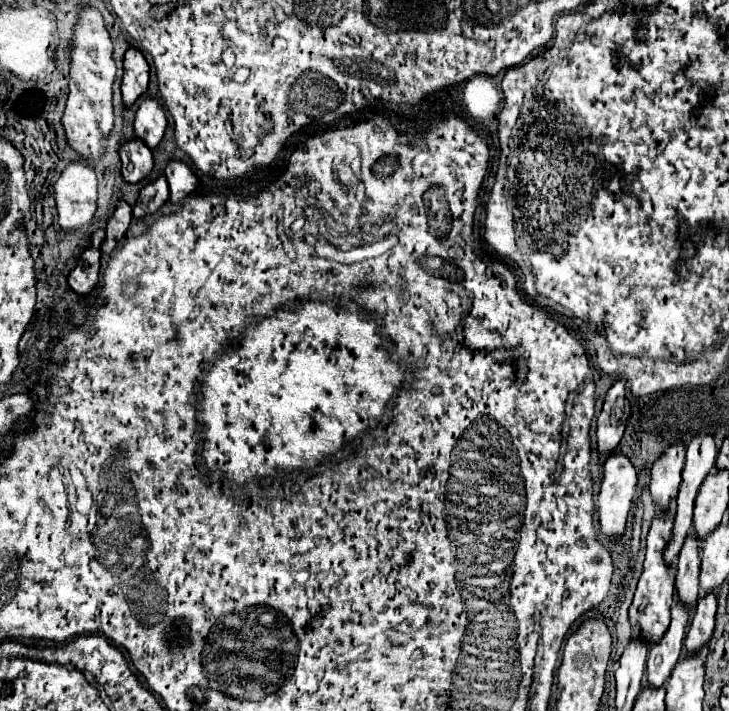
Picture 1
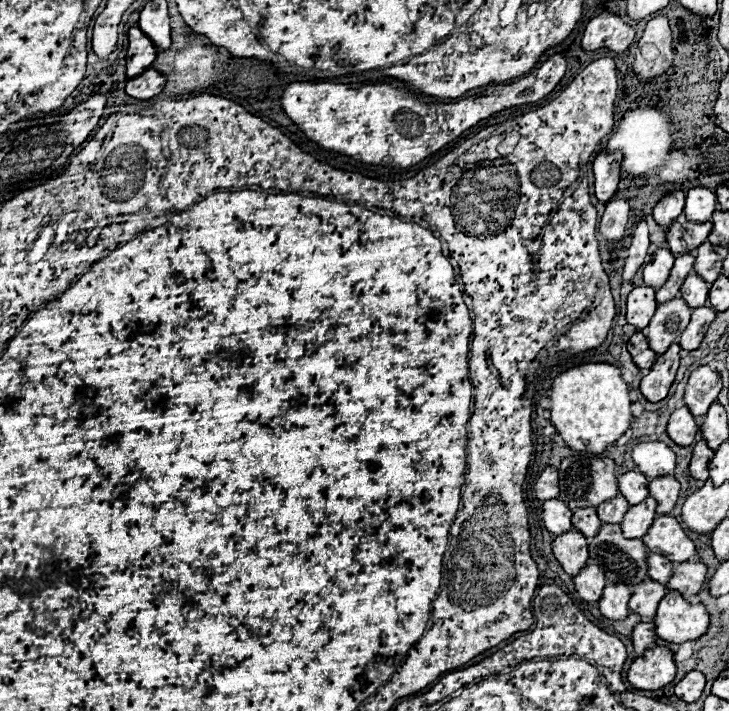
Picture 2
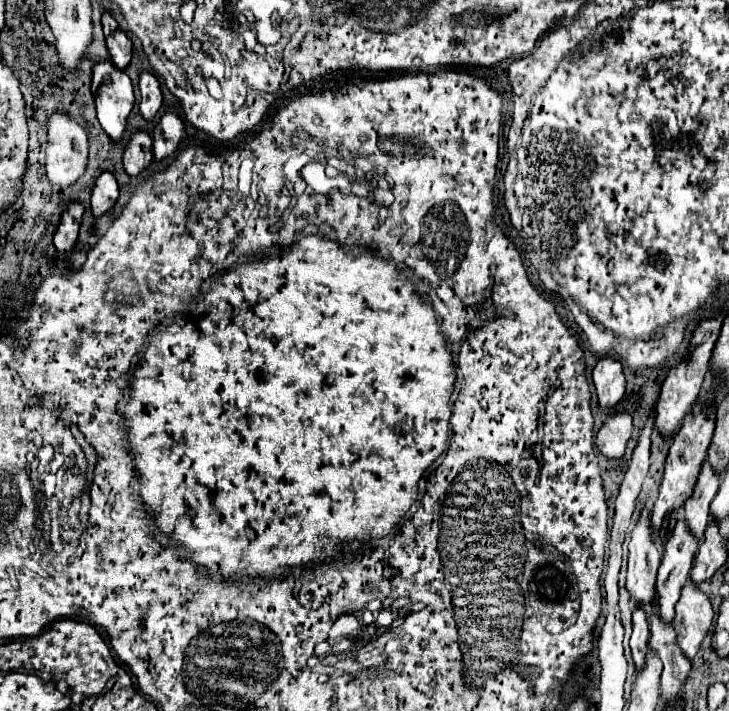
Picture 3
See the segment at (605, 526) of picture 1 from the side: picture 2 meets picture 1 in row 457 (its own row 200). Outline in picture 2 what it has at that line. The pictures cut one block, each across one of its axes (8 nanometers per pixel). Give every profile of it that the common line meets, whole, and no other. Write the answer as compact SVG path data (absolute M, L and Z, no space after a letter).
M614 196L606 202L606 212L600 220L600 236L606 238L608 242L620 242L624 238L626 232L626 224L628 224L628 212L630 206L626 202L624 196Z

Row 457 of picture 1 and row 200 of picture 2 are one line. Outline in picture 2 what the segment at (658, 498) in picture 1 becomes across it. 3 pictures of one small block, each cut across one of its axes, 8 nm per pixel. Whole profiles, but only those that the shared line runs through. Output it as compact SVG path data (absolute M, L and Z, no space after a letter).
M674 190L672 194L666 194L656 206L654 206L654 220L660 226L670 226L676 222L676 218L684 210L684 192Z

